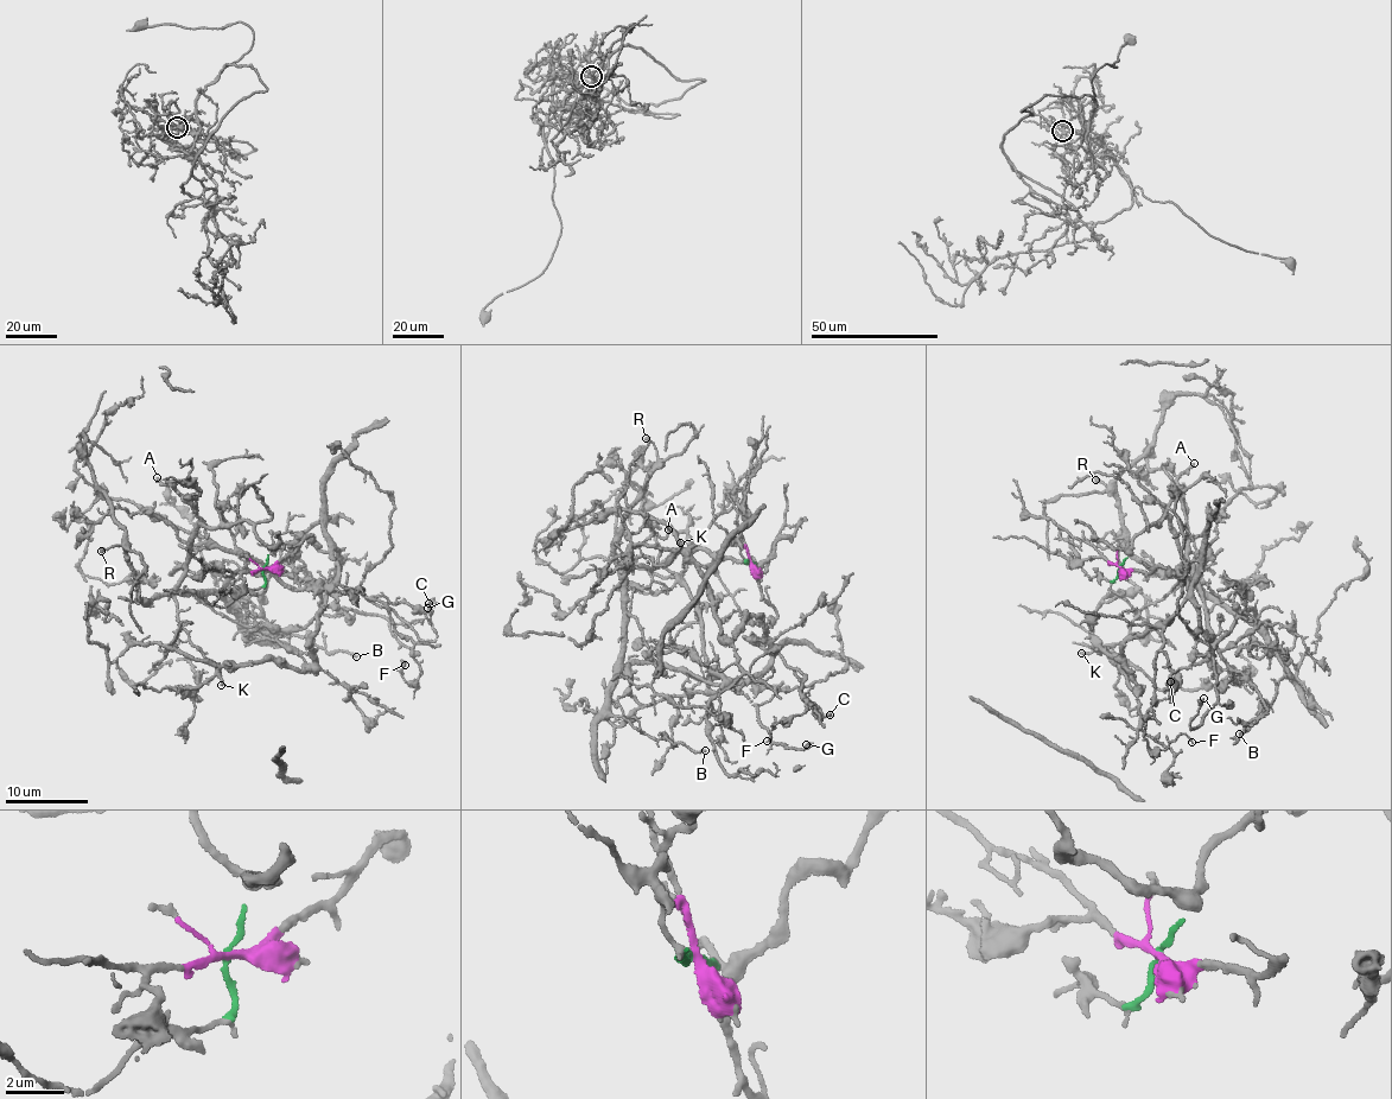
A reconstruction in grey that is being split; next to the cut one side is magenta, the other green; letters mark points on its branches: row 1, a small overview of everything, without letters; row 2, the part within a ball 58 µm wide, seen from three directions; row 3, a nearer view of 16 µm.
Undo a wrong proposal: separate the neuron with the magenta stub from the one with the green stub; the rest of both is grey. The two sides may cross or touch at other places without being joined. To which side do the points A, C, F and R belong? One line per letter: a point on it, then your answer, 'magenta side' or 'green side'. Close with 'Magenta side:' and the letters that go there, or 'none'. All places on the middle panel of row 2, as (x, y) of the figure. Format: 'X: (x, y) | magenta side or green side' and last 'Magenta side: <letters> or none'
A: (668, 529) | magenta side
C: (830, 715) | magenta side
F: (767, 741) | magenta side
R: (646, 438) | green side
Magenta side: A, C, F

